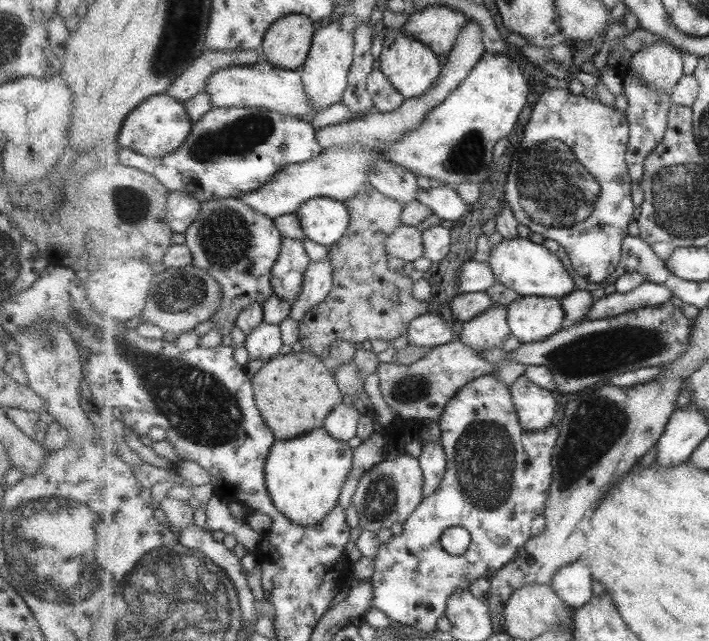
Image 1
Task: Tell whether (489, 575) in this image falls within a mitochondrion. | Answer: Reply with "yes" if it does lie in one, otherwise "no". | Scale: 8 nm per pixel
no

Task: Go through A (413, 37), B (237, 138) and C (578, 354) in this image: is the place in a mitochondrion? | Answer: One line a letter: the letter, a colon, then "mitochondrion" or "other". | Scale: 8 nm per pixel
A: other
B: mitochondrion
C: mitochondrion

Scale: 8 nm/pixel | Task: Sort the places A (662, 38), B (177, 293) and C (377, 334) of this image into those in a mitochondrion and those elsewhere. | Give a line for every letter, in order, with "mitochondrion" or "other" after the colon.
A: other
B: mitochondrion
C: other

